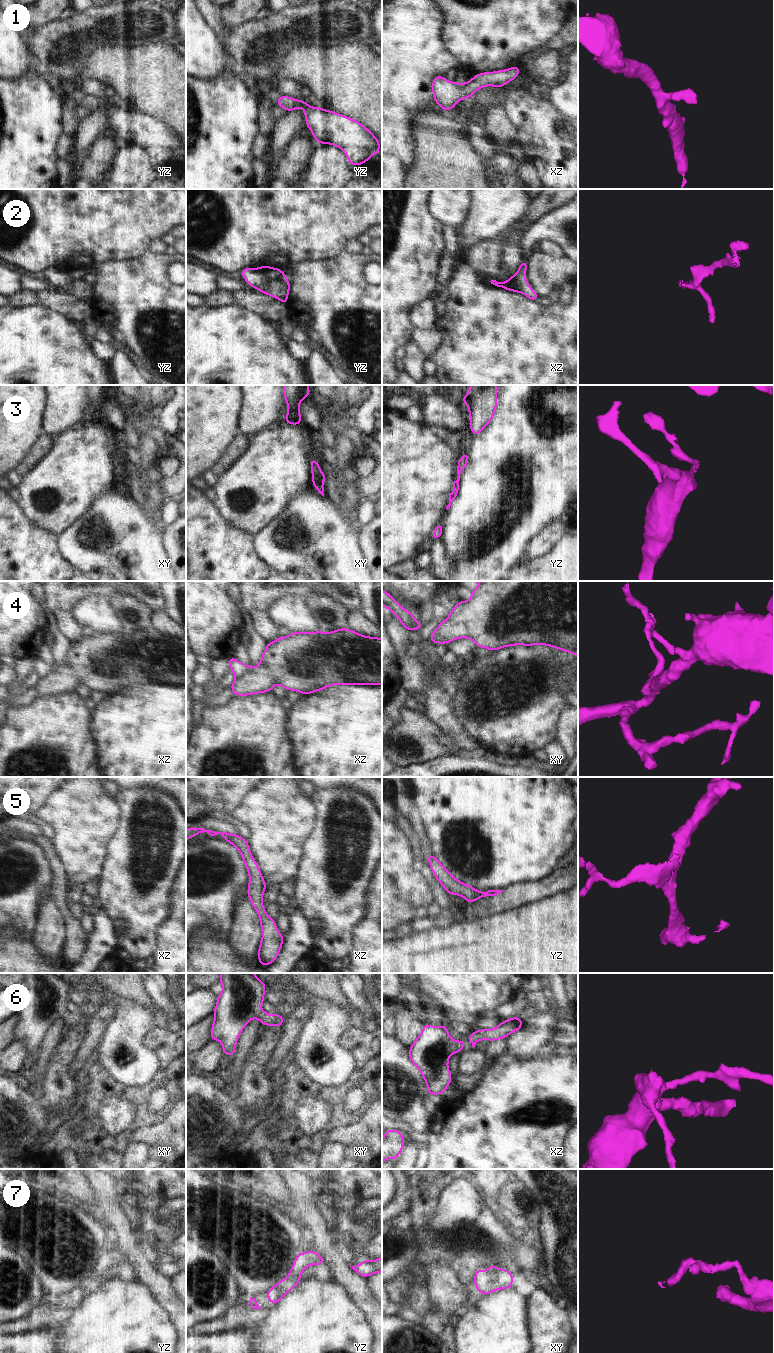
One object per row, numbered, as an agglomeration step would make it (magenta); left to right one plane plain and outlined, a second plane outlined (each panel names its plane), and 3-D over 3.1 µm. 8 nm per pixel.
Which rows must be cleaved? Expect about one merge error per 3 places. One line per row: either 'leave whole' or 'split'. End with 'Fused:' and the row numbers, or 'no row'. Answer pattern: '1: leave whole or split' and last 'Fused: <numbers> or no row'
1: leave whole
2: leave whole
3: leave whole
4: split
5: leave whole
6: leave whole
7: leave whole
Fused: 4

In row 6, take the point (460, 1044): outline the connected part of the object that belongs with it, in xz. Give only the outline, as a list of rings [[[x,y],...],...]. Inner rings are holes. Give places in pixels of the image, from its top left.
[[[423,1023],[423,1030],[409,1047],[409,1059],[418,1068],[423,1079],[426,1081],[428,1095],[443,1095],[444,1091],[452,1082],[448,1061],[453,1053],[461,1053],[466,1042],[455,1041],[448,1033],[446,1025],[431,1026]]]

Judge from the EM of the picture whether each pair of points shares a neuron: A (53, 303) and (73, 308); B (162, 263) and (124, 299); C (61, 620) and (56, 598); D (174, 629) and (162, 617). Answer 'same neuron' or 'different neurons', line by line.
A: same neuron
B: same neuron
C: different neurons
D: same neuron

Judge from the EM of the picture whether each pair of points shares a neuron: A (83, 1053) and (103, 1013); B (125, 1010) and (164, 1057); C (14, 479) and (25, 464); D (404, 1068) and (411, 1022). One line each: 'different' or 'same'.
A: same
B: different
C: different
D: different

